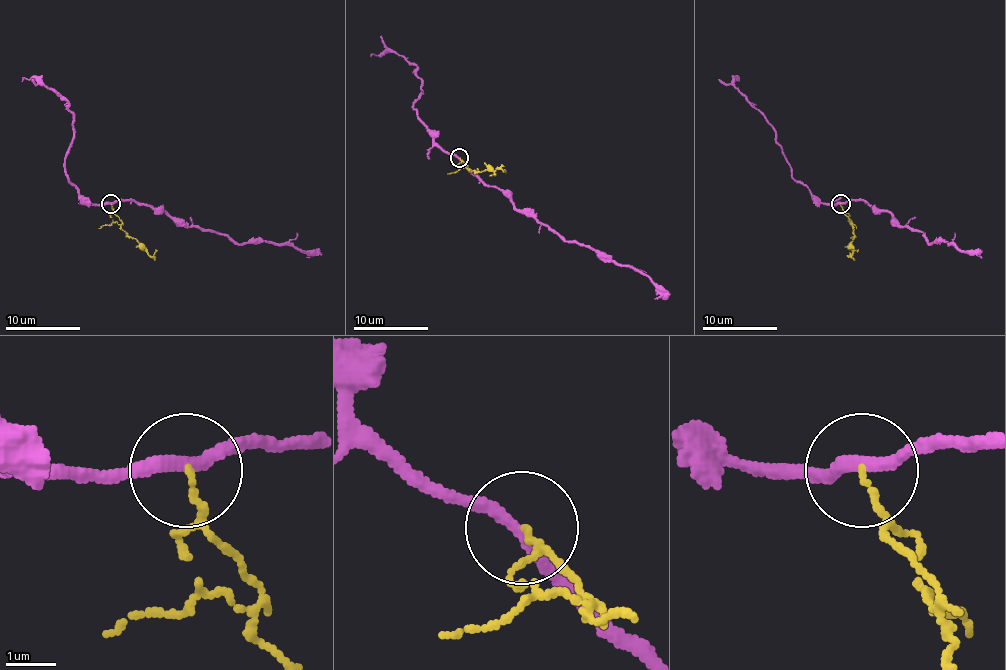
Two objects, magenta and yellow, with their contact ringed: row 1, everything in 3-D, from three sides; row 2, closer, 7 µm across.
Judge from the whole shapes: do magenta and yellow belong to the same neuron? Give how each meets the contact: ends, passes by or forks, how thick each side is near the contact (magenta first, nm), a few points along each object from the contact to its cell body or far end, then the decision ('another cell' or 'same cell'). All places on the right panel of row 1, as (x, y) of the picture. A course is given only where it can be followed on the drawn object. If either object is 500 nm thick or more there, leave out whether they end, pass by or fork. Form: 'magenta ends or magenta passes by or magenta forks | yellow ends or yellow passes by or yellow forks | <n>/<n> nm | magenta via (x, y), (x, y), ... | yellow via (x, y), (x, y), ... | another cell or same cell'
magenta passes by | yellow ends | 240/90 nm | magenta via (840, 204), (864, 201), (886, 210), (903, 227), (923, 234), (929, 243), (946, 241), (963, 251), (981, 249) | yellow via (840, 204), (853, 228), (851, 249) | another cell

